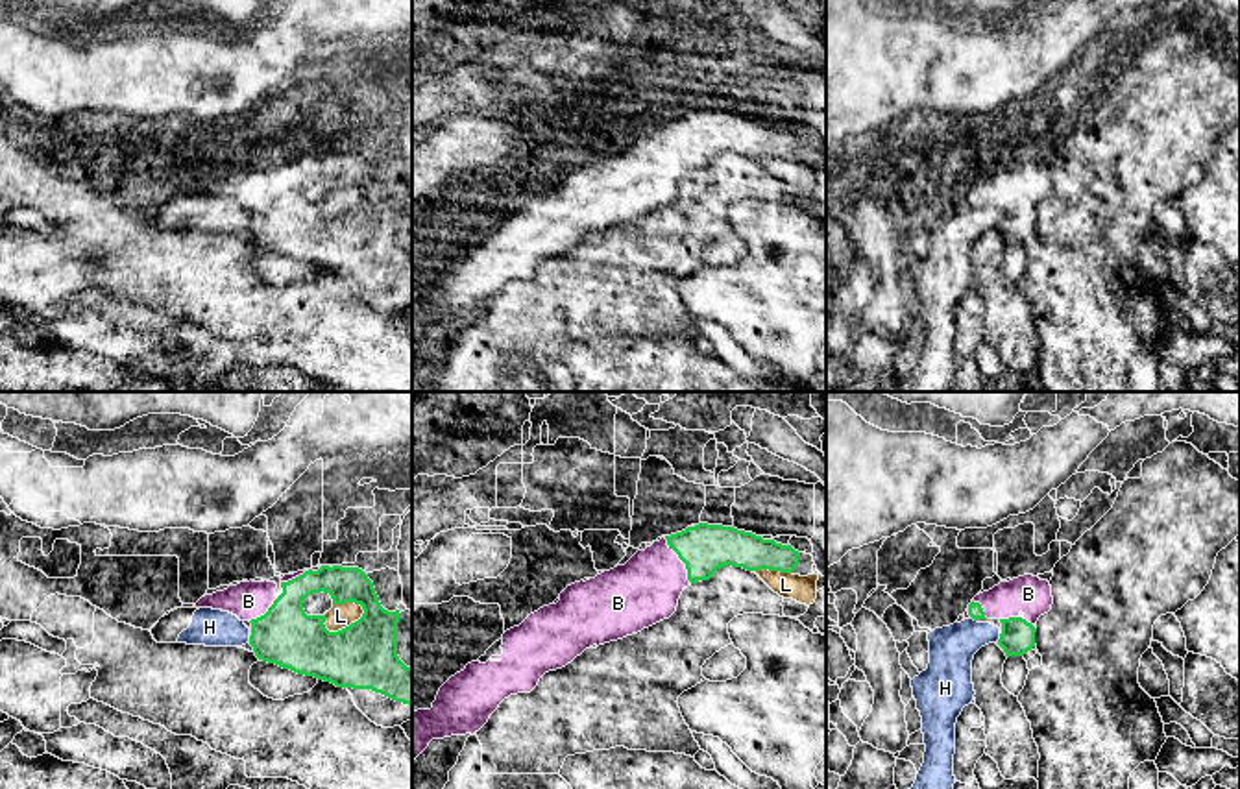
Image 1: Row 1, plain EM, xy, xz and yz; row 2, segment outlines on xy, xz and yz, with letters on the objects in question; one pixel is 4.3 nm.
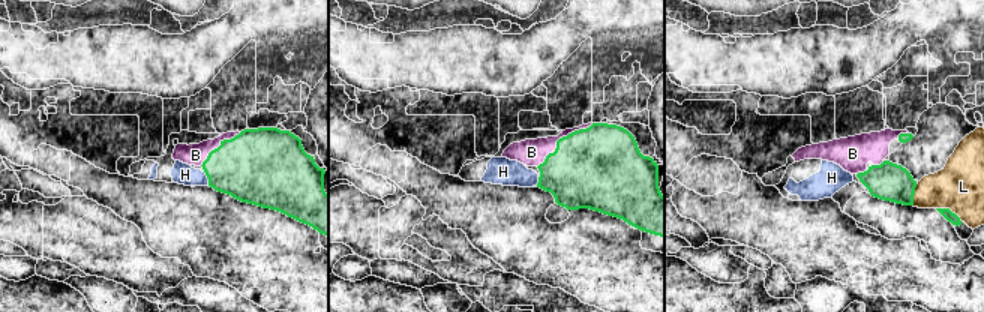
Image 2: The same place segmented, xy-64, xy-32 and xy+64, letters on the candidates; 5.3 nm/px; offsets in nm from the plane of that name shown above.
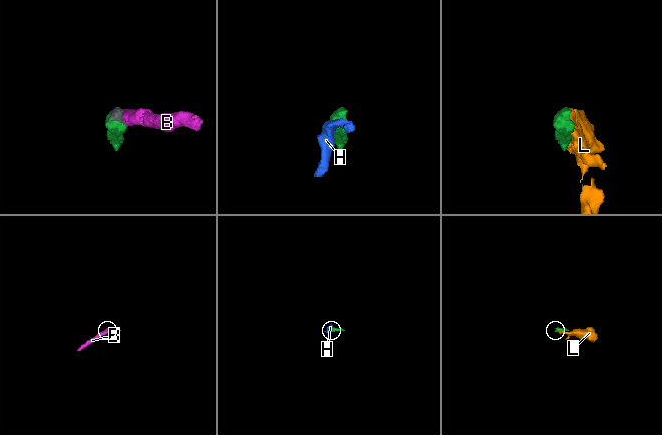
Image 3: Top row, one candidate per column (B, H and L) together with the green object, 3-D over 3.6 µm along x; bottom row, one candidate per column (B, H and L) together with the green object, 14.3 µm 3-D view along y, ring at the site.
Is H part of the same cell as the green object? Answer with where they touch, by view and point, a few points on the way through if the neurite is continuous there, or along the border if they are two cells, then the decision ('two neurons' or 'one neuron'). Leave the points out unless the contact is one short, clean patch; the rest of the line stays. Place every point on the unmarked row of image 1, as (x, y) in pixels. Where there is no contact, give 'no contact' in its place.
meets green in xy at (250, 226); border along xy (248, 222), (250, 228); two neurons

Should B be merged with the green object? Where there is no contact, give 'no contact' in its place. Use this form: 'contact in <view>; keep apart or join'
contact in xz; join

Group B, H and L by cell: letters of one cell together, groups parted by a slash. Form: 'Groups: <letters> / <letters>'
Groups: B / H / L

